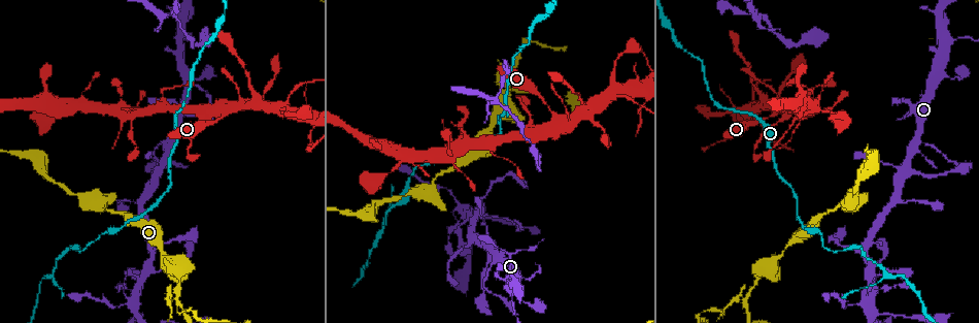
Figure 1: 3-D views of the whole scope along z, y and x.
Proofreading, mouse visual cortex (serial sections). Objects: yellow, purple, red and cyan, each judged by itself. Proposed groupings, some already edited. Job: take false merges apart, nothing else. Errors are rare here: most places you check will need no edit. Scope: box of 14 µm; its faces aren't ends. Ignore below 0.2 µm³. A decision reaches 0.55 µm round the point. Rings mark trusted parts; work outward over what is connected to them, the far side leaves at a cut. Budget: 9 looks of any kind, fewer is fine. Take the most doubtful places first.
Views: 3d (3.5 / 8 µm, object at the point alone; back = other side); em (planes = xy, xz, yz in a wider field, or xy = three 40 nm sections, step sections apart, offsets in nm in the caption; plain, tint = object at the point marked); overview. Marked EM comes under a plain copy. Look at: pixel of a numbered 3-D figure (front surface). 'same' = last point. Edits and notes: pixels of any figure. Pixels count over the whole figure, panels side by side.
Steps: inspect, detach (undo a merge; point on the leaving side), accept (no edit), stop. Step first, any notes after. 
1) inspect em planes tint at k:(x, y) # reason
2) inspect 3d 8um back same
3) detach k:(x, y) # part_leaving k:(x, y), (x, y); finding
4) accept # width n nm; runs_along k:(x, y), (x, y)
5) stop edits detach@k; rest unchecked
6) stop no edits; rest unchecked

inspect 3d 3.5um at 1:(869, 310) # three arms meet

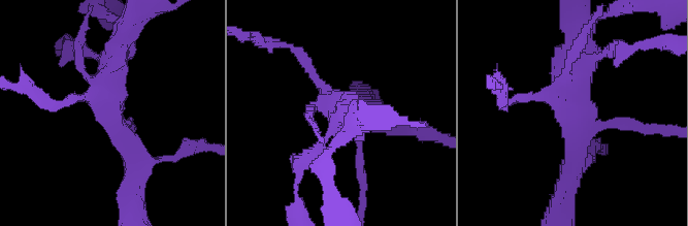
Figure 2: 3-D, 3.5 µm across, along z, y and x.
inspect em xy step 3 tint at 2:(110, 117)

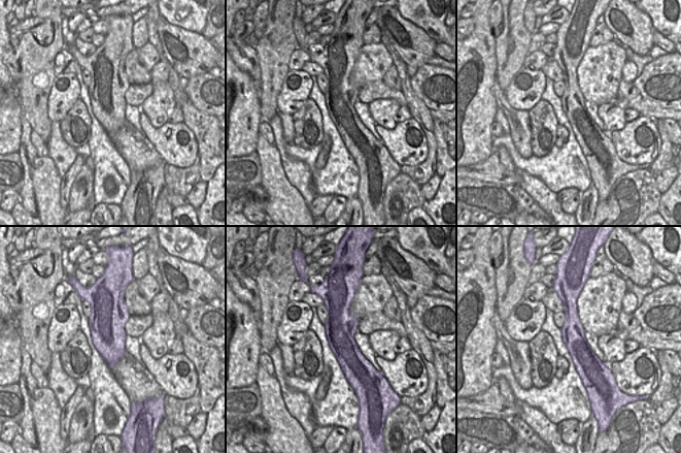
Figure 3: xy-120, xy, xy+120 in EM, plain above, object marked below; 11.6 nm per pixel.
inspect em xy step 2 tint same

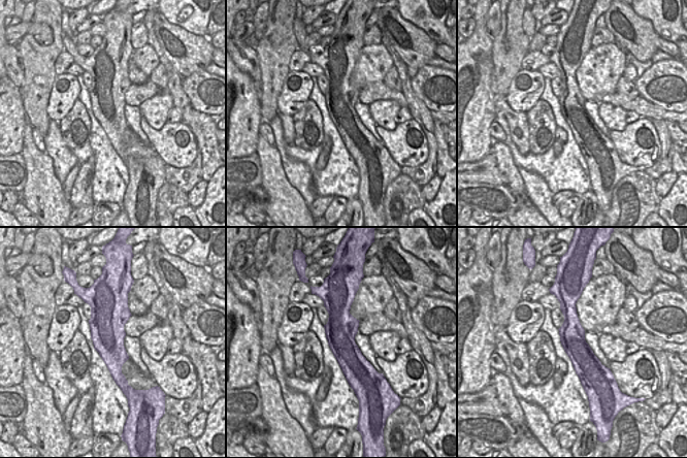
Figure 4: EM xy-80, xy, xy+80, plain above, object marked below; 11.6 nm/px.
accept # width 360 nm; runs_along 2:(576, 55), (570, 118), (631, 124); one cell here

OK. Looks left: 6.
inspect 3d 8um at 1:(510, 104)

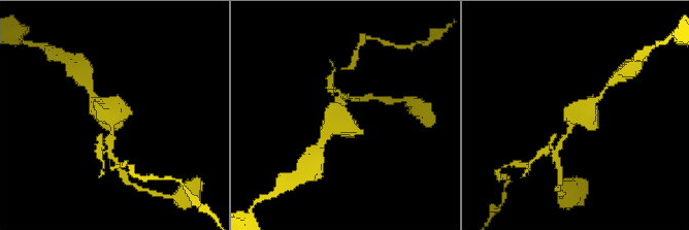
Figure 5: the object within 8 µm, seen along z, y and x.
inspect em xy step 2 tint at 5:(574, 122)

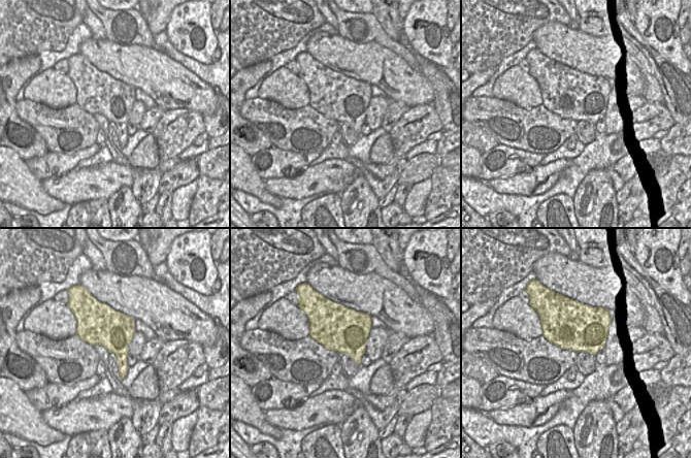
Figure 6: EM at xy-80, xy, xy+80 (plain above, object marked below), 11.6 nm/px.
accept # width 550 nm; runs_along 5:(590, 104), (572, 121), (557, 148); continuous, no second cell

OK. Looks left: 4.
inspect 3d 3.5um at 1:(176, 312) # thin neck

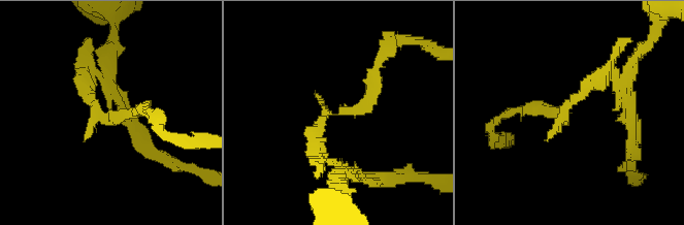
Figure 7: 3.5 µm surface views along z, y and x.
inspect em planes tint at 7:(568, 112)

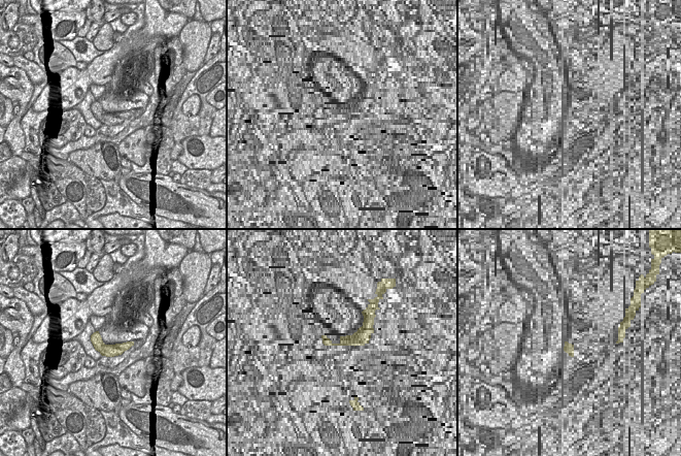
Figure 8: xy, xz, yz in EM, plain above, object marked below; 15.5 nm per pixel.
accept # one cell here

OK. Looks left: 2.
inspect em planes tint at 1:(617, 94) # side arm on a straight run

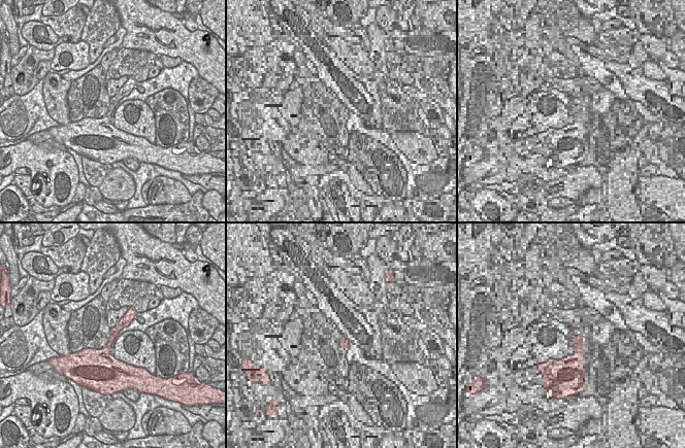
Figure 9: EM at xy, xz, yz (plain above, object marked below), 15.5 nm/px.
inspect 3d 3.5um same # see where the arms go

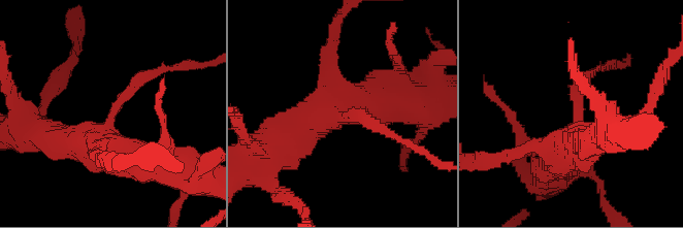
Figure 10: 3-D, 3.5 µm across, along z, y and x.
accept # width 160 nm; runs_along 10:(289, 136), (346, 102), (422, 94); one cell here

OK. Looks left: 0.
stop no edits; rest unchecked

